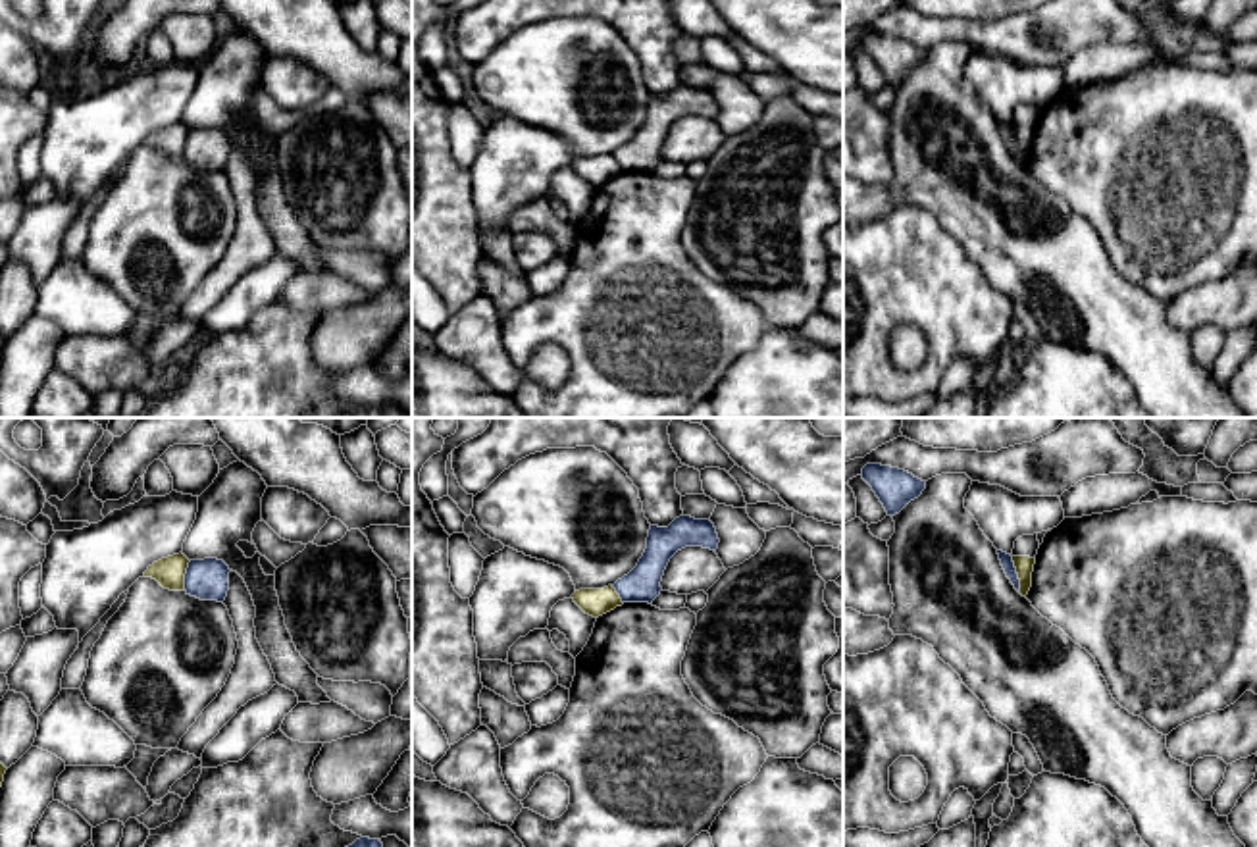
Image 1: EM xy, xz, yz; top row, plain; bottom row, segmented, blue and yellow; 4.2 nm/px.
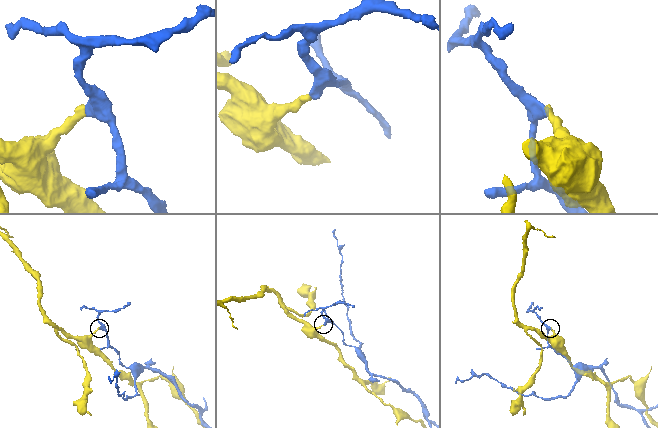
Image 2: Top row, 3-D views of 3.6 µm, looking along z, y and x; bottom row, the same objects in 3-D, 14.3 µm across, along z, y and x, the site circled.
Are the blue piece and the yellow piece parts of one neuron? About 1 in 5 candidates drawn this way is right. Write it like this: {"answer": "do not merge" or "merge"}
{"answer": "do not merge"}

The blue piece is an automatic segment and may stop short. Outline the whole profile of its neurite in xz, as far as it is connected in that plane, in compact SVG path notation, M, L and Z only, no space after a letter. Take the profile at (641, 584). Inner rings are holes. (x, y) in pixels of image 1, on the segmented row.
M691 516L676 518L668 527L651 526L647 549L637 566L612 587L622 603L653 603L662 587L662 576L670 558L685 547L703 547L716 552L718 533L710 520Z

